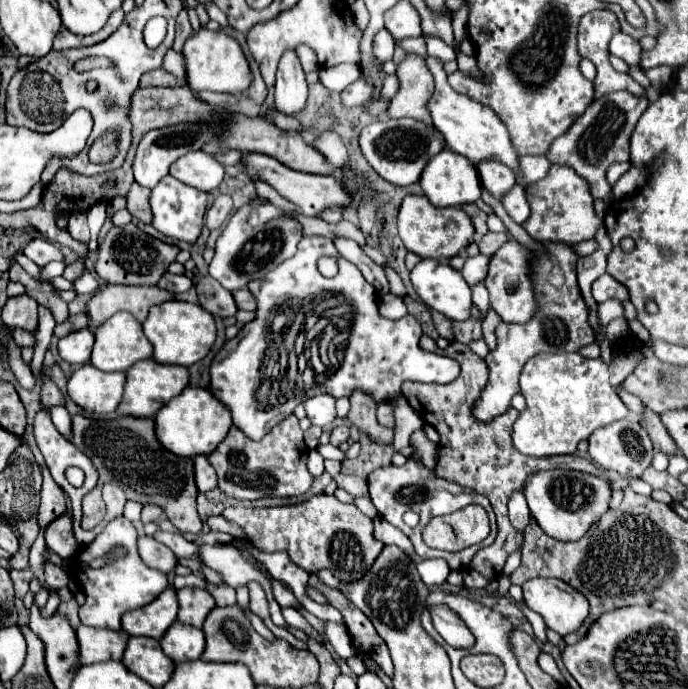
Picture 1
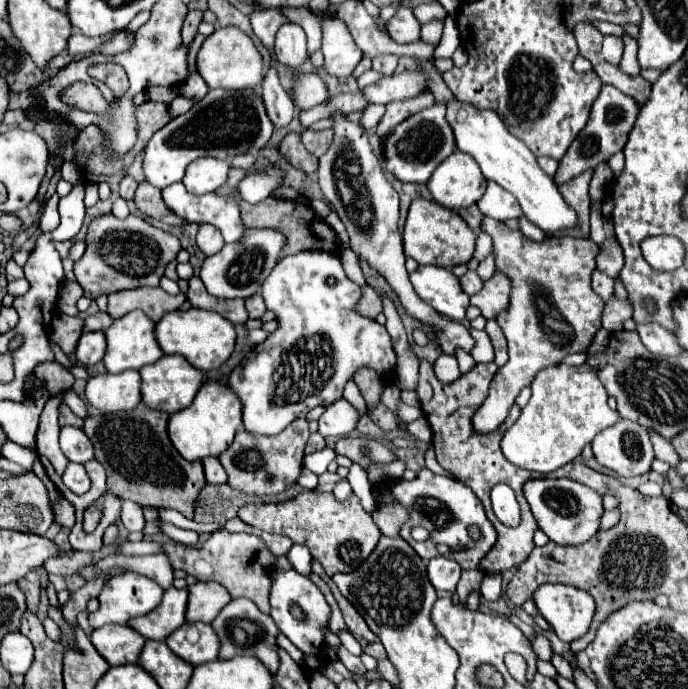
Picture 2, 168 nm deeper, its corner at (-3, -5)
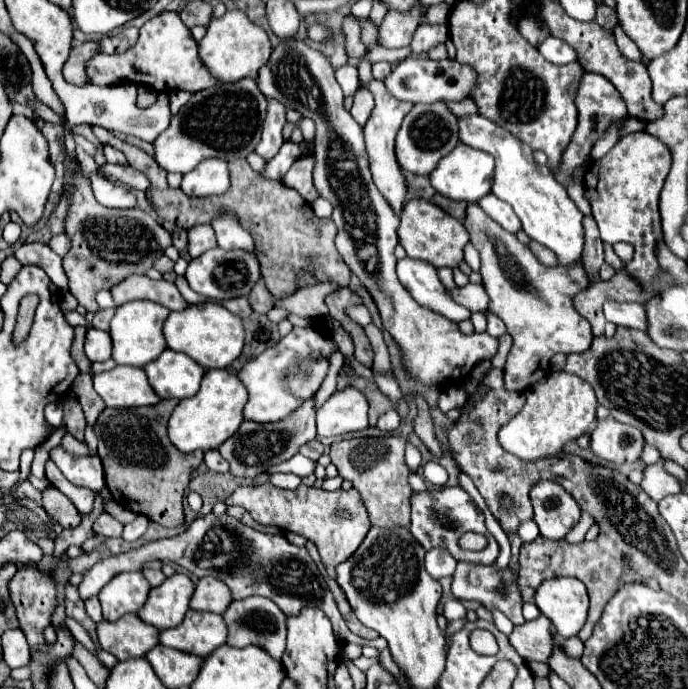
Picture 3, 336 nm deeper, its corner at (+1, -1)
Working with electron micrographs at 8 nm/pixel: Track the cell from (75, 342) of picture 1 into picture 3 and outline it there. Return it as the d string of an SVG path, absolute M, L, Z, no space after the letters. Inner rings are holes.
M89 329L85 341L85 353L91 361L107 361L111 359L111 337L105 331Z

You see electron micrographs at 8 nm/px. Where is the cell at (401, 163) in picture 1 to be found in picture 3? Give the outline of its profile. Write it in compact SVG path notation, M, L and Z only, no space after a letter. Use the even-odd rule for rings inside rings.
M413 105L409 115L403 119L401 131L397 135L397 159L401 167L415 175L429 175L441 157L445 157L459 143L457 117L447 105Z

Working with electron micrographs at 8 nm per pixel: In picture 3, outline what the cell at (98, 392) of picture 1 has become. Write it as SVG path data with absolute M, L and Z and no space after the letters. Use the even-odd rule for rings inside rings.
M117 365L111 371L95 375L93 383L107 407L145 407L161 401L149 385L143 367Z

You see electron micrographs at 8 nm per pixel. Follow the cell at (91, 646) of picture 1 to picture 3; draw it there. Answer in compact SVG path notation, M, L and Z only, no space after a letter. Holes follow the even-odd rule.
M137 613L123 615L121 619L97 625L99 645L113 653L119 661L131 657L145 657L155 645L159 645L159 629L139 619Z

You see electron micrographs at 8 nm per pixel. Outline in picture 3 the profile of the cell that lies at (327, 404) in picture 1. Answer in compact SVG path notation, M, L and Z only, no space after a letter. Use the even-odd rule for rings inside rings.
M347 387L335 391L317 409L317 437L339 437L367 427L367 399L361 391Z

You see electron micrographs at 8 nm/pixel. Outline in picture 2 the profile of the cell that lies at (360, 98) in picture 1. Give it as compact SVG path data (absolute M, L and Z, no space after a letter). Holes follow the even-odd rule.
M417 69L417 71L405 71L401 75L389 75L383 77L381 81L367 85L361 93L367 99L367 103L391 103L397 99L409 99L413 95L417 95L419 91L423 91L427 87L425 75Z

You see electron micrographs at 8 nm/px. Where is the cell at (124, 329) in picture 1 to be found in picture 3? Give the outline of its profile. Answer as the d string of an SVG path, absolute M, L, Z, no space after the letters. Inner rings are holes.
M129 301L117 307L111 319L111 339L113 339L113 359L119 365L147 365L157 359L165 349L167 341L163 337L163 323L169 317L169 309L153 301Z

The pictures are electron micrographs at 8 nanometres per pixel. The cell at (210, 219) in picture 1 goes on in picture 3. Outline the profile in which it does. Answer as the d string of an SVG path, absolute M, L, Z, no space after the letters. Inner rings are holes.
M199 225L189 229L189 255L193 259L215 247L217 247L217 239L211 225Z

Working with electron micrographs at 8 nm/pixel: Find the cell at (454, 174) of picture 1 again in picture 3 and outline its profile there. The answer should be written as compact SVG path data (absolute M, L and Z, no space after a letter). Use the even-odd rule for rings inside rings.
M459 143L449 155L445 155L437 163L437 167L433 169L429 177L431 177L431 185L435 187L435 191L441 193L443 197L453 199L453 201L477 201L485 197L487 193L491 193L493 167L495 167L495 161L489 153Z

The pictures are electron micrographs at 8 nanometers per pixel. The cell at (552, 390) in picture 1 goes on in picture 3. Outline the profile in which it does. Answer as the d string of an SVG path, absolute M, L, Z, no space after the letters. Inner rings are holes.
M565 371L549 373L547 377L537 381L537 385L531 385L529 391L525 391L525 395L527 403L523 411L517 417L513 417L507 425L503 425L499 431L501 447L525 461L559 455L565 443L587 433L589 425L597 421L597 397L593 393L593 387L581 377L573 377Z

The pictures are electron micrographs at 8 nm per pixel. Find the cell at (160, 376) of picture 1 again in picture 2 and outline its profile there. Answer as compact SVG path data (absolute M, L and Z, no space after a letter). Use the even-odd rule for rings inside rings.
M163 355L157 363L145 365L145 369L141 369L139 373L141 373L141 401L149 409L159 409L169 415L189 407L195 393L203 385L203 373L189 365L181 355Z

